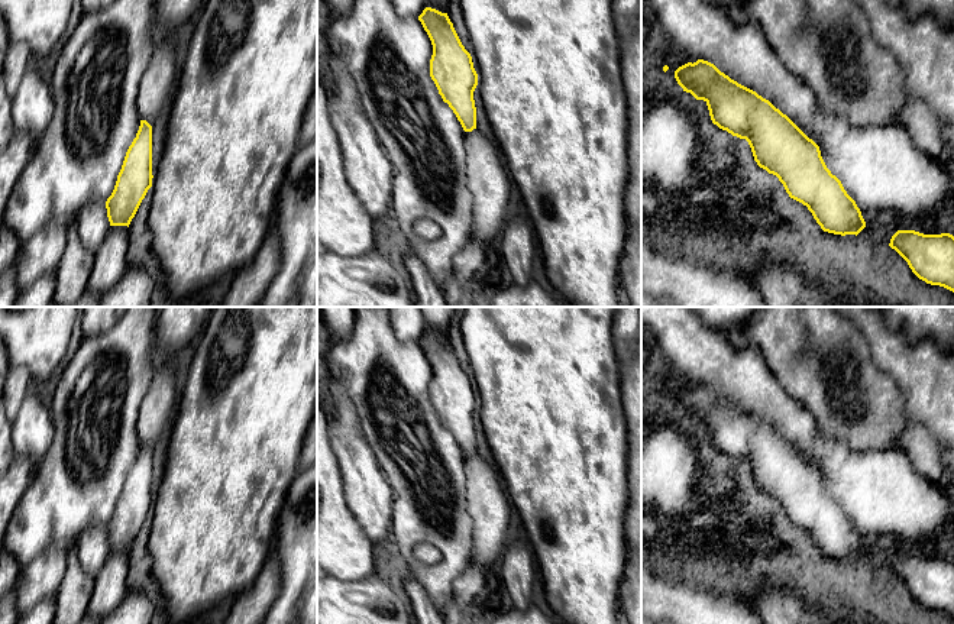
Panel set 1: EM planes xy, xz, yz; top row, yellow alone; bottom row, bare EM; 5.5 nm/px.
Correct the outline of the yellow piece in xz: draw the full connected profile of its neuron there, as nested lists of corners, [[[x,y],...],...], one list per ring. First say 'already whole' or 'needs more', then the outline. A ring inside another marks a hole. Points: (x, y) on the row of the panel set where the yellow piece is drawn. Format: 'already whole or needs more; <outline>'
already whole; [[[426,7],[418,20],[433,45],[430,77],[463,130],[472,132],[476,129],[473,91],[478,85],[472,56],[462,45],[447,13]]]

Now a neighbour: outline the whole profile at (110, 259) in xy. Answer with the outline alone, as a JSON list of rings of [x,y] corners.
[[[111,226],[101,246],[94,252],[94,266],[88,279],[88,294],[103,295],[111,290],[129,268],[129,227]]]

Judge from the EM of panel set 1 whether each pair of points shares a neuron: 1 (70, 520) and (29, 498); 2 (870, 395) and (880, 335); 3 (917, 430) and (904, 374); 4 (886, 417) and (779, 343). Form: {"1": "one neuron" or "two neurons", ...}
{"1": "one neuron", "2": "two neurons", "3": "two neurons", "4": "one neuron"}

